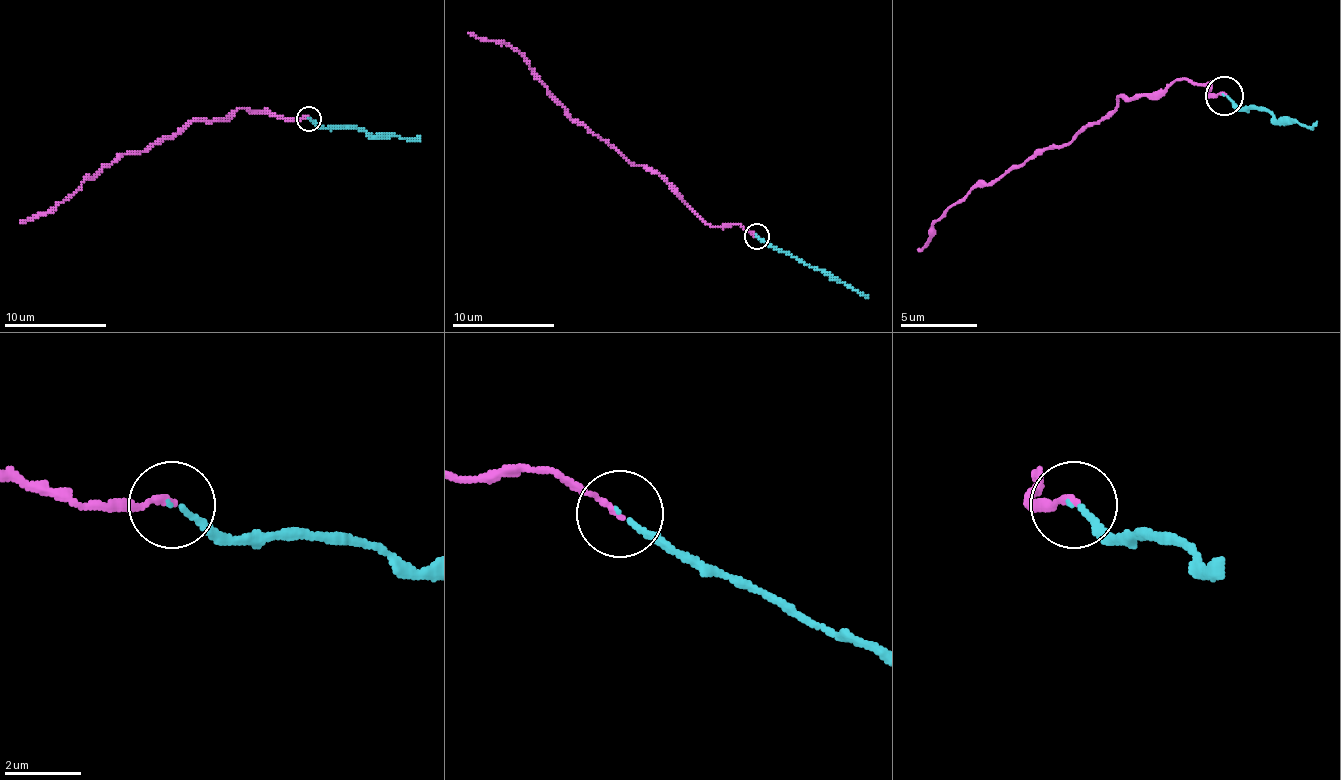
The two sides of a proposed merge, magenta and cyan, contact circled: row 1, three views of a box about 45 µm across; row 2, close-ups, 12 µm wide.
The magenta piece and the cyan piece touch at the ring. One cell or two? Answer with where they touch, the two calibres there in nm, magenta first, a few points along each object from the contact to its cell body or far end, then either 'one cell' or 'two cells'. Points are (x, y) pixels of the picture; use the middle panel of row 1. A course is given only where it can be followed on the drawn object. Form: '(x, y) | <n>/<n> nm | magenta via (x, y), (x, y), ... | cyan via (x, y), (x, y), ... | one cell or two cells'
(756, 236) | 140/120 nm | magenta via (756, 236), (738, 224), (710, 226), (659, 175), (636, 165), (570, 117), (516, 50), (468, 33) | cyan via (756, 236), (807, 265), (830, 272), (868, 298) | one cell

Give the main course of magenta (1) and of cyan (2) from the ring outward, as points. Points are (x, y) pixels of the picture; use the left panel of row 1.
1: (308, 118), (239, 108), (211, 121), (188, 121), (142, 151), (122, 154), (68, 197), (20, 222)
2: (308, 118), (326, 128), (359, 128), (382, 136), (420, 136)

